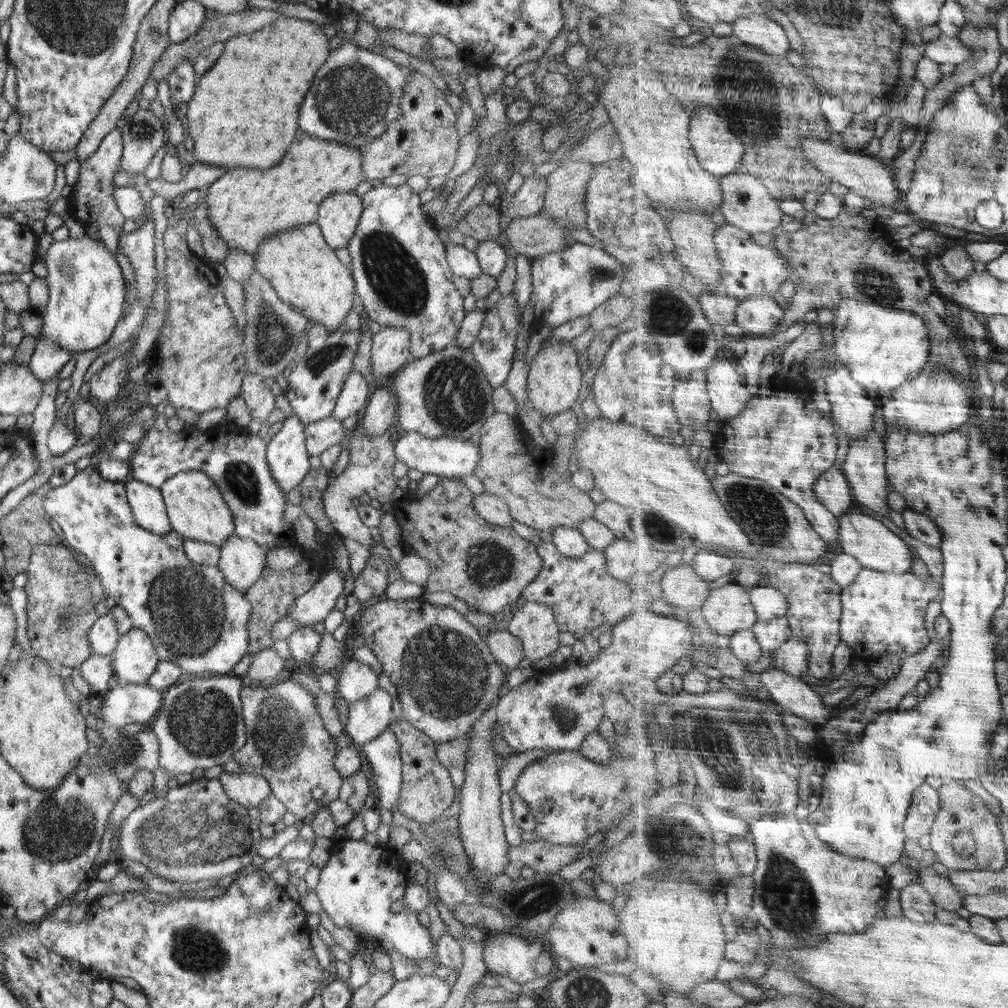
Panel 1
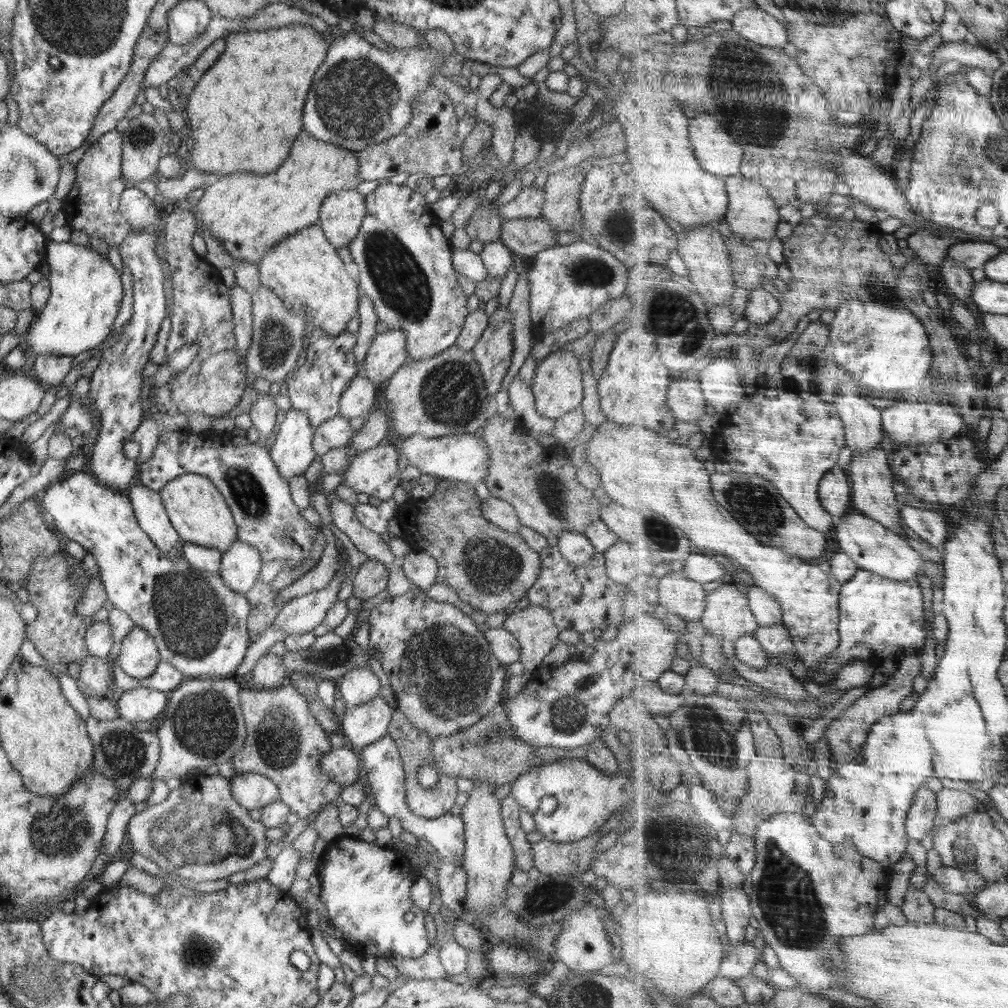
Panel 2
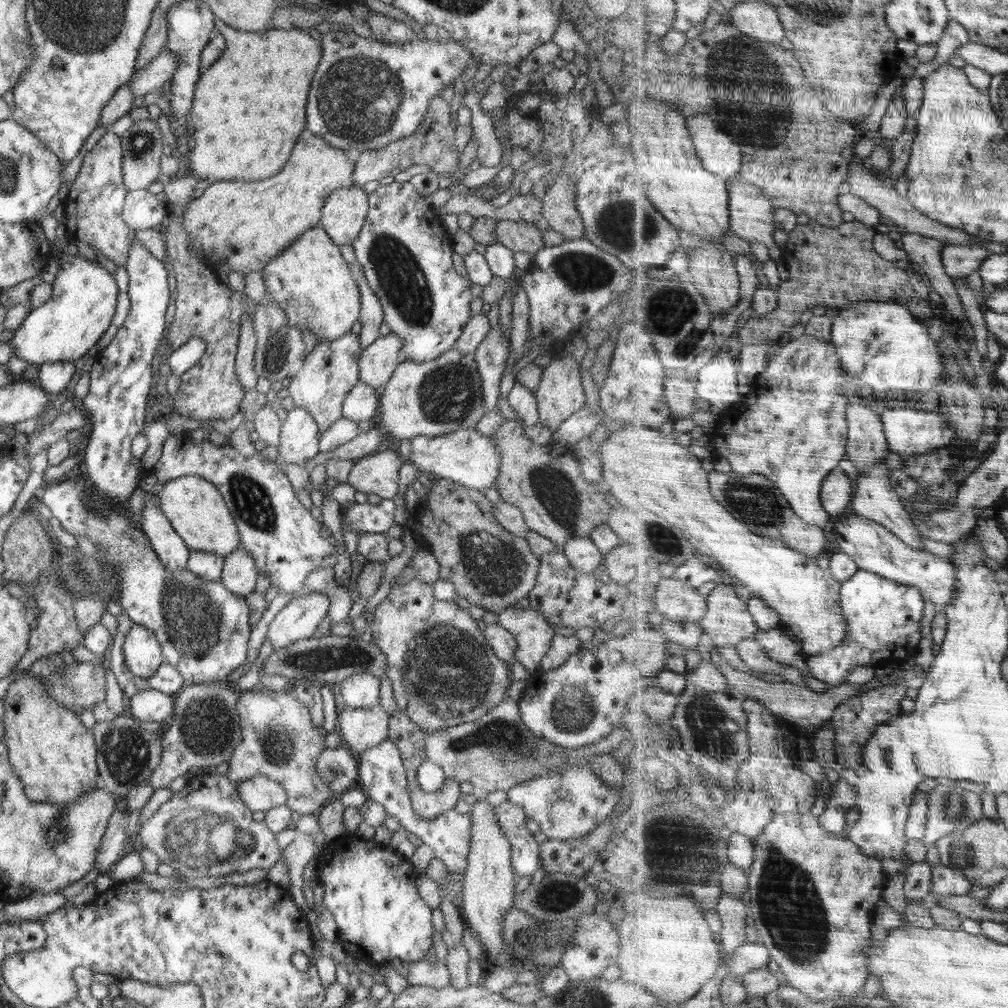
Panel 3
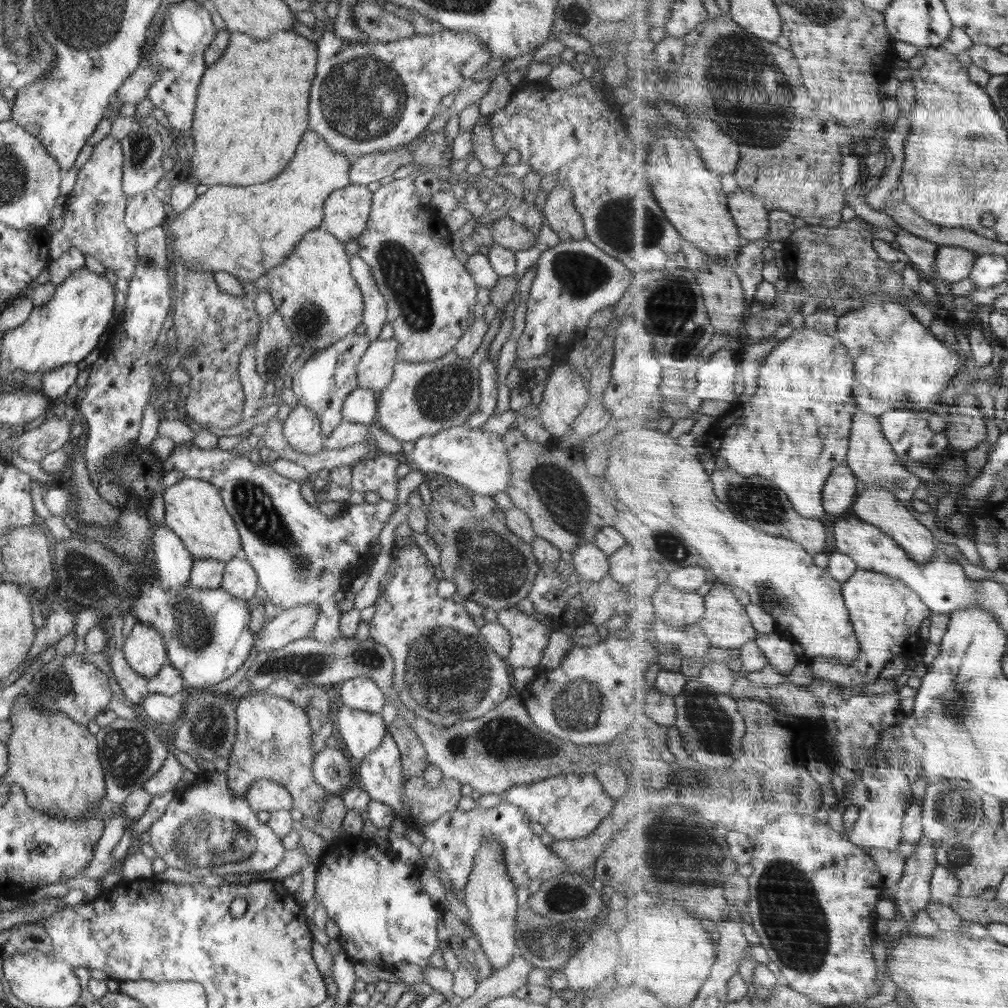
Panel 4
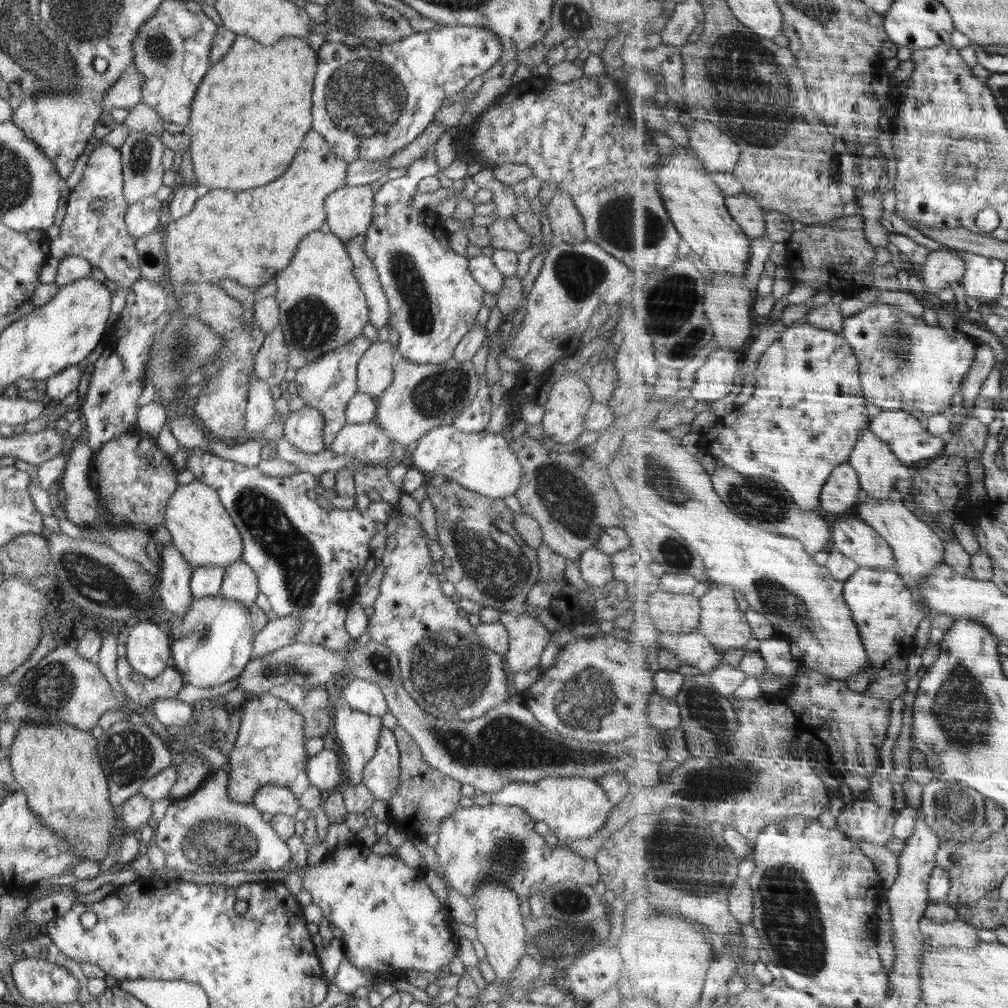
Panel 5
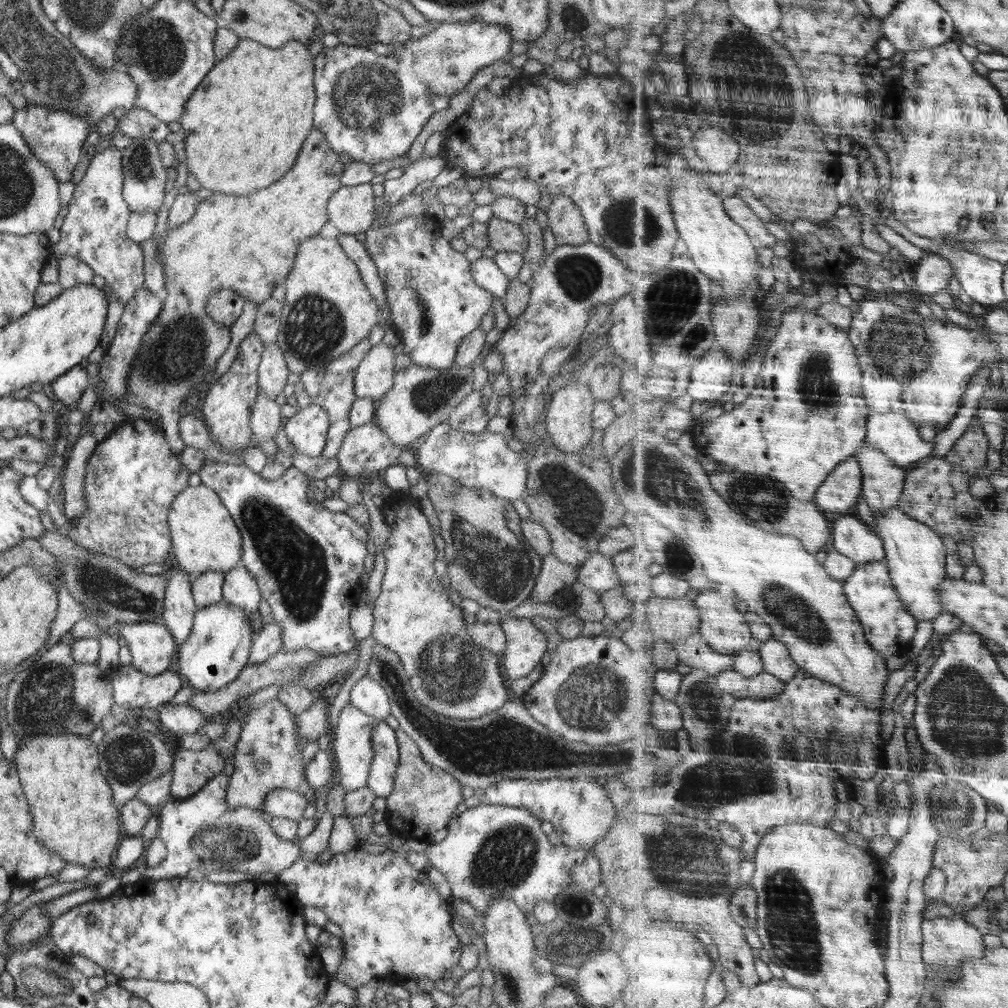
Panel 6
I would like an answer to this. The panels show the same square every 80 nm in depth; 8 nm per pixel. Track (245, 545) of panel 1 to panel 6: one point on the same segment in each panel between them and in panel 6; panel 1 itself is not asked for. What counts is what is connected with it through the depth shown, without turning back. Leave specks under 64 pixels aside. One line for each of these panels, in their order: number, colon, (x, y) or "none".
2: (241, 565)
3: (239, 574)
4: (239, 579)
5: (239, 583)
6: (240, 588)

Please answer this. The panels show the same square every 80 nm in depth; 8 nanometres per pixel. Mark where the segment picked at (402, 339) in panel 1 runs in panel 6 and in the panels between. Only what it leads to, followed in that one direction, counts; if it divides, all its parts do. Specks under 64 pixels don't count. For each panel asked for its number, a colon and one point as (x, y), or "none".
2: (388, 352)
3: (377, 362)
4: (375, 370)
5: (375, 370)
6: (373, 378)

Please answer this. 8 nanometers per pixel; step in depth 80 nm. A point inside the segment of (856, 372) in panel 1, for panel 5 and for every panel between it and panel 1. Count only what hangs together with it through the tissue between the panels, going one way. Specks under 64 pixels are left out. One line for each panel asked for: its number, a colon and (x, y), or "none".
2: (888, 348)
3: (885, 344)
4: (894, 353)
5: (903, 359)

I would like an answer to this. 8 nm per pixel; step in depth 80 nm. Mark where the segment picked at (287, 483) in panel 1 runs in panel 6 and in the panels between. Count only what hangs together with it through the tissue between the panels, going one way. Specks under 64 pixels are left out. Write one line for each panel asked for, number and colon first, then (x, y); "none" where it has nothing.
2: (292, 452)
3: (300, 437)
4: (302, 430)
5: (304, 429)
6: (307, 430)

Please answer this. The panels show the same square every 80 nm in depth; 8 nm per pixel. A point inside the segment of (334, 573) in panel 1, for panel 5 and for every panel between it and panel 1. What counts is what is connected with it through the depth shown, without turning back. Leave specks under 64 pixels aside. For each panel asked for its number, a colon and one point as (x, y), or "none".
2: (301, 614)
3: (299, 619)
4: (296, 623)
5: (279, 632)

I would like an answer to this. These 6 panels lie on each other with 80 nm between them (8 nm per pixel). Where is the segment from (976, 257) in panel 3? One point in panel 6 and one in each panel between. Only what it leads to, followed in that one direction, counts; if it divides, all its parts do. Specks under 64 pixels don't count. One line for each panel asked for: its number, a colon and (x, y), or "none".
4: (953, 264)
5: (943, 268)
6: (935, 271)

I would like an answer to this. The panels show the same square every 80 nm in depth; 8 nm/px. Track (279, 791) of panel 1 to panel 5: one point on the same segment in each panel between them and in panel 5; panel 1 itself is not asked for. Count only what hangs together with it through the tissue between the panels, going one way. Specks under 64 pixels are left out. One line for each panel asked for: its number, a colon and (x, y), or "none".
2: (284, 741)
3: (279, 740)
4: (274, 739)
5: (269, 749)

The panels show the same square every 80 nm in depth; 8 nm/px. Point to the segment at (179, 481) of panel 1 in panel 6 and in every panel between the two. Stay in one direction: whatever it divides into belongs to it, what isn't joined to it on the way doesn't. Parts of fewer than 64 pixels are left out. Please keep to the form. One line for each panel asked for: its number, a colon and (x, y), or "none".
2: (198, 512)
3: (194, 507)
4: (195, 512)
5: (203, 532)
6: (204, 536)

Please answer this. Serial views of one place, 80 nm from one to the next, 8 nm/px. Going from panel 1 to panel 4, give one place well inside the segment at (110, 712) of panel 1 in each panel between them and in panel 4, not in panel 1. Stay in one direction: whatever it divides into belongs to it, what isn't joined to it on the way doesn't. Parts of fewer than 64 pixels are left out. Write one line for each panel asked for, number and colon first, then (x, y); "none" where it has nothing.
2: (142, 704)
3: (150, 705)
4: (166, 709)

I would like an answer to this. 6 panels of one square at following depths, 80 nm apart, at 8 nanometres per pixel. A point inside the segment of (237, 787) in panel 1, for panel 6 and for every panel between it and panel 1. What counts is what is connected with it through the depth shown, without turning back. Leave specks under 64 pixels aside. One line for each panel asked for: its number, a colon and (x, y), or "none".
2: (252, 790)
3: (260, 793)
4: (267, 795)
5: (271, 798)
6: (279, 802)

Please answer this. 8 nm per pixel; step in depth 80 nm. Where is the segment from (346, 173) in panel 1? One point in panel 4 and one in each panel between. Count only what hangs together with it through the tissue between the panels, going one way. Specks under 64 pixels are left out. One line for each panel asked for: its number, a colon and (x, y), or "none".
2: (247, 214)
3: (245, 224)
4: (245, 230)

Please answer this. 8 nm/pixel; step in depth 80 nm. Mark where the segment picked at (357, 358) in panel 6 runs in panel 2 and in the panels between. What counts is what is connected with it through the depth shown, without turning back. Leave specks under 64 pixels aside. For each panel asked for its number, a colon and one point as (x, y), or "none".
2: (315, 386)
3: (330, 371)
4: (324, 381)
5: (327, 383)

